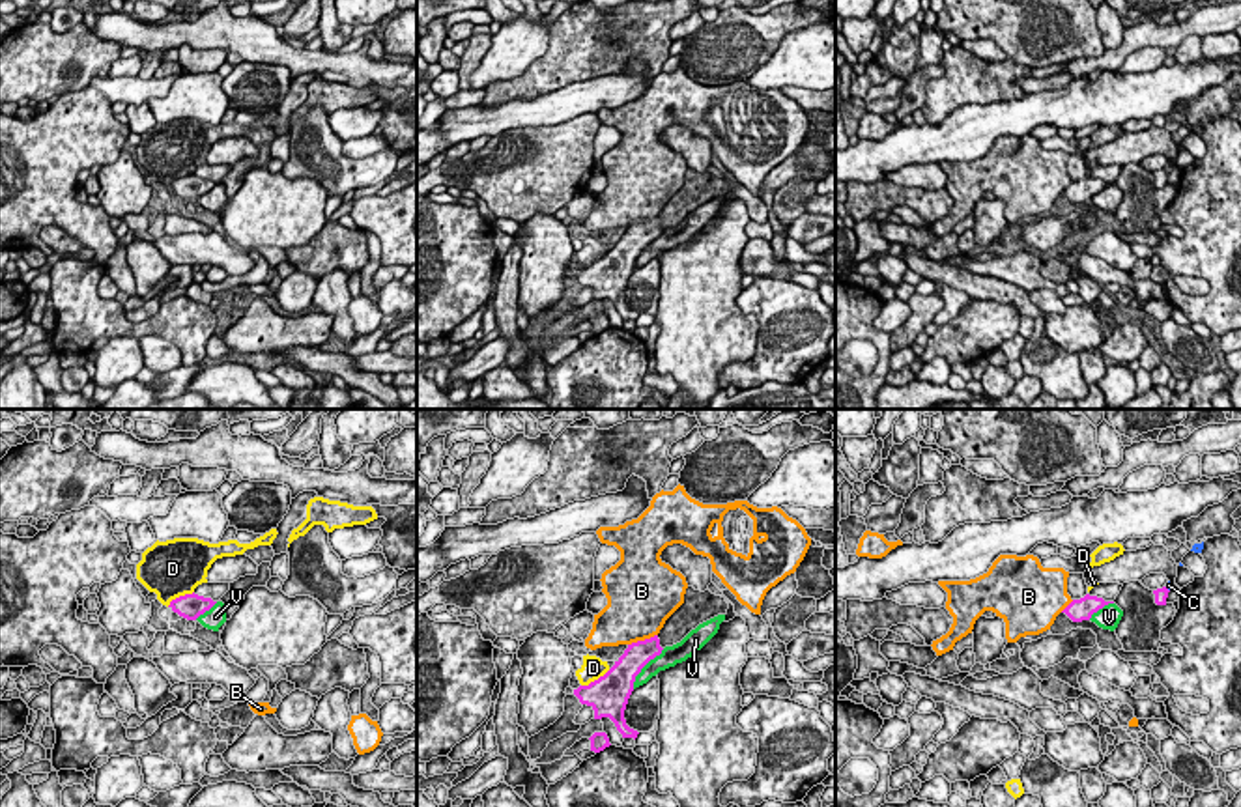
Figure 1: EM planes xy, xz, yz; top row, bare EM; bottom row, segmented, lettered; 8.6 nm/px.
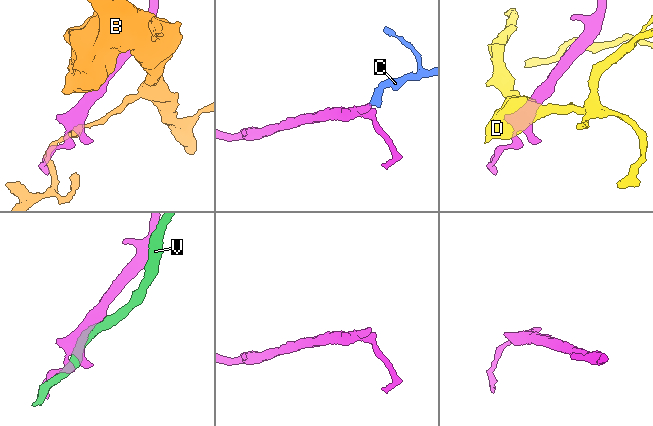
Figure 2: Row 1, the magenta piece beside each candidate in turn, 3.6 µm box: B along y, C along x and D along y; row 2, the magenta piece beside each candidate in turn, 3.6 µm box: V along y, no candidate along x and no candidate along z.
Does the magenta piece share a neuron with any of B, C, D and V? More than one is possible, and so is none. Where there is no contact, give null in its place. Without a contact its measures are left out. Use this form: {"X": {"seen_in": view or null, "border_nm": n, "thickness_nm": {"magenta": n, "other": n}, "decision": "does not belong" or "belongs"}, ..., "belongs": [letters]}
{"B": {"seen_in": "xz", "border_nm": 280, "thickness_nm": {"magenta": 220, "other": 480}, "decision": "does not belong"}, "C": {"seen_in": "yz", "border_nm": 60, "thickness_nm": {"magenta": 120, "other": 50}, "decision": "belongs"}, "D": {"seen_in": "xy", "border_nm": 280, "thickness_nm": {"magenta": 220, "other": 500}, "decision": "does not belong"}, "V": {"seen_in": "xz", "border_nm": 440, "thickness_nm": {"magenta": 260, "other": 170}, "decision": "does not belong"}, "belongs": ["C"]}

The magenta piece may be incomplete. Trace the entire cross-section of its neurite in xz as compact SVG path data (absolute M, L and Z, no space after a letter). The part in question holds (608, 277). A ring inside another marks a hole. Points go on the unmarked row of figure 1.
M658 217L628 226L615 247L589 267L579 267L574 276L581 286L594 291L594 301L609 299L622 319L637 319L637 312L630 310L624 301L628 280L634 273L635 258L641 250L662 235Z

